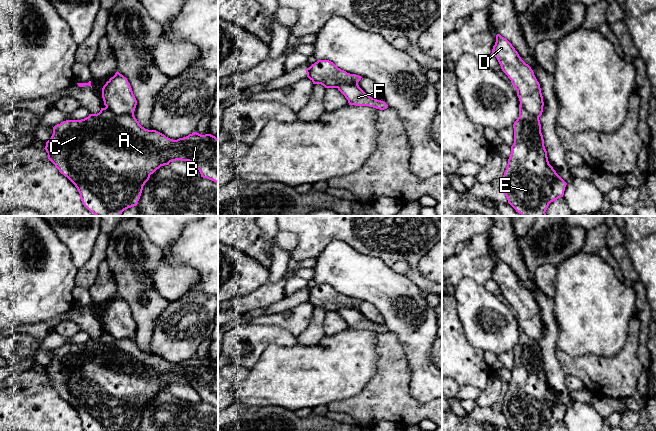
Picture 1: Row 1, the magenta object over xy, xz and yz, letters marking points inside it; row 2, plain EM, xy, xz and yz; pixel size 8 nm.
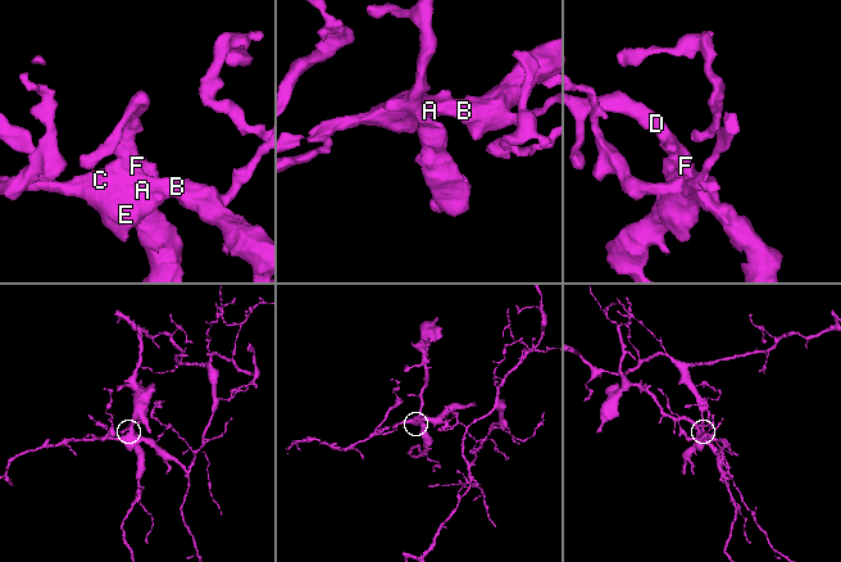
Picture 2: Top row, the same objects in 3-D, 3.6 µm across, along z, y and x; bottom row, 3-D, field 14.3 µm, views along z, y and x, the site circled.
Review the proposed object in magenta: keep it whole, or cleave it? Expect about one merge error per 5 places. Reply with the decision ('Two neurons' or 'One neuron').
One neuron

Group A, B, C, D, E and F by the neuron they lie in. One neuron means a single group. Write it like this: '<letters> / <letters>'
A B C D E F

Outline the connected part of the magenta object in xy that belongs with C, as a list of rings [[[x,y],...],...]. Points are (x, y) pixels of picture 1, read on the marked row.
[[[118,71],[103,86],[102,98],[106,107],[101,108],[99,113],[55,125],[44,148],[48,159],[75,185],[83,205],[95,216],[121,216],[124,210],[136,206],[150,175],[172,161],[189,161],[199,170],[201,177],[218,183],[218,139],[215,136],[194,132],[173,140],[156,130],[142,127],[134,116],[137,100],[130,83]]]

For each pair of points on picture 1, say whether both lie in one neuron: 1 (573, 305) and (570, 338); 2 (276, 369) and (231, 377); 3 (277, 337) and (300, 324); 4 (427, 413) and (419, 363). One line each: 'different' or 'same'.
1: same
2: different
3: different
4: different

